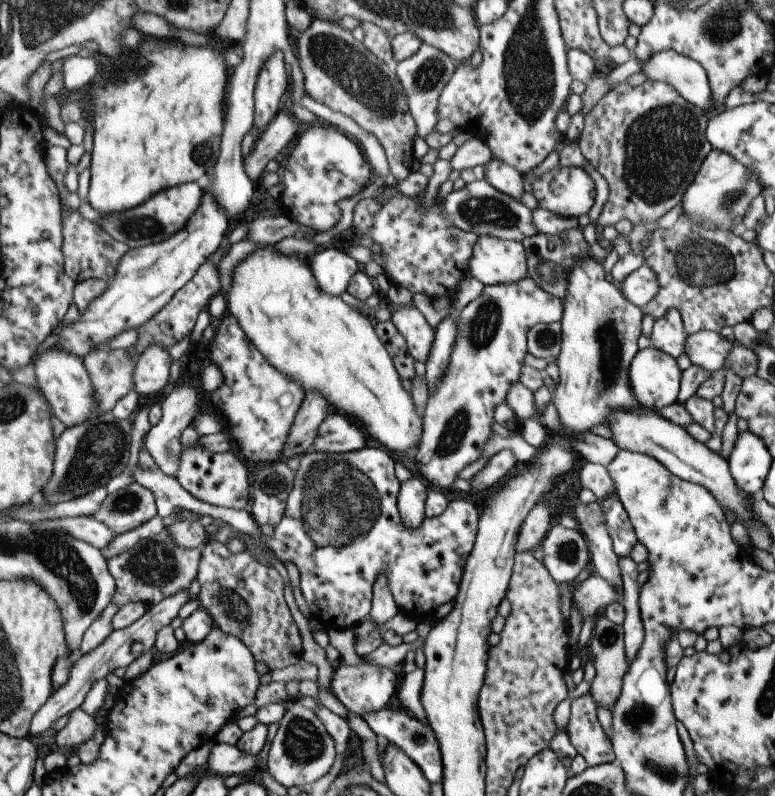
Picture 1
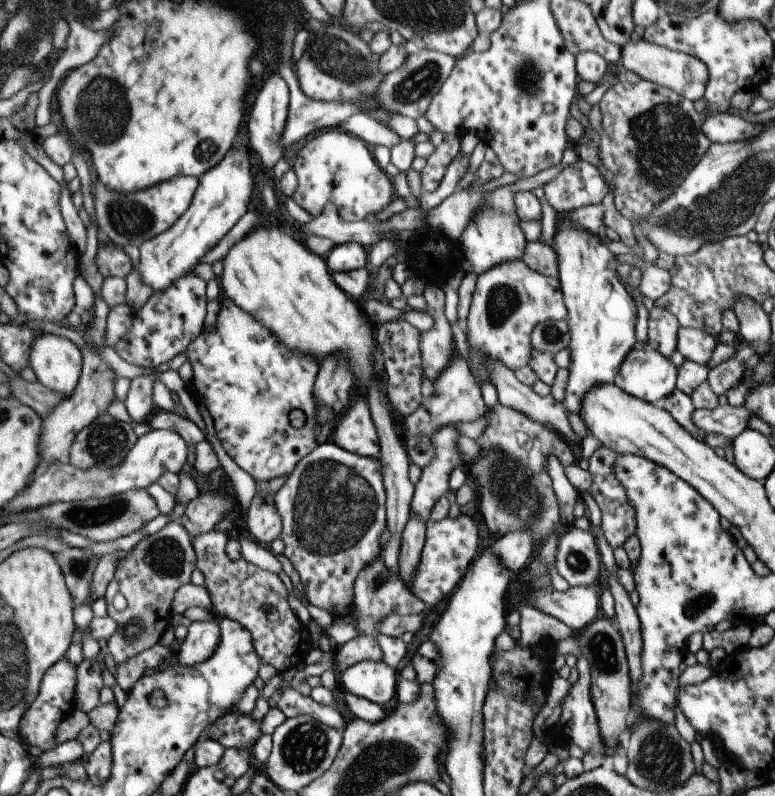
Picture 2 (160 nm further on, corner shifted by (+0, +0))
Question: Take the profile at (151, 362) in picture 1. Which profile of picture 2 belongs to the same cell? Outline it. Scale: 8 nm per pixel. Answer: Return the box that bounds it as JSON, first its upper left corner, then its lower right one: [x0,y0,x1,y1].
[123,377,152,423]

